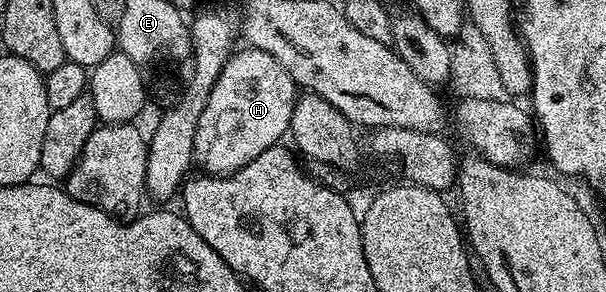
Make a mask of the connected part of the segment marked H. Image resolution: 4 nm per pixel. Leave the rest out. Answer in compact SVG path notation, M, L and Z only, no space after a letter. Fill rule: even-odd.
M249 47L239 48L236 52L231 54L229 59L227 59L226 66L222 69L222 73L216 79L216 83L208 95L208 103L204 107L204 111L198 120L196 135L194 136L194 160L197 168L202 168L203 170L201 170L201 172L206 175L225 175L234 173L240 167L252 163L252 159L256 159L256 155L264 155L264 151L268 151L273 145L279 144L279 142L283 140L282 136L287 136L287 134L290 133L290 120L292 119L295 100L296 86L294 80L290 77L289 69L287 69L281 61L272 59L272 55L268 55L268 51L260 51L259 49L251 49Z

